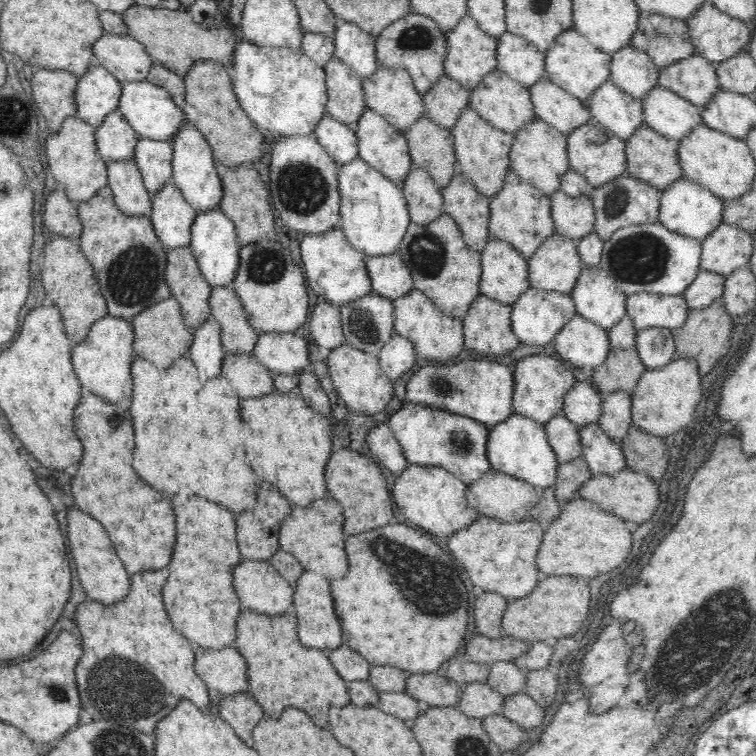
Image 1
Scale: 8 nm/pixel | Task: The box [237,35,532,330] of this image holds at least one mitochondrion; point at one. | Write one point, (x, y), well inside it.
(301, 188)

